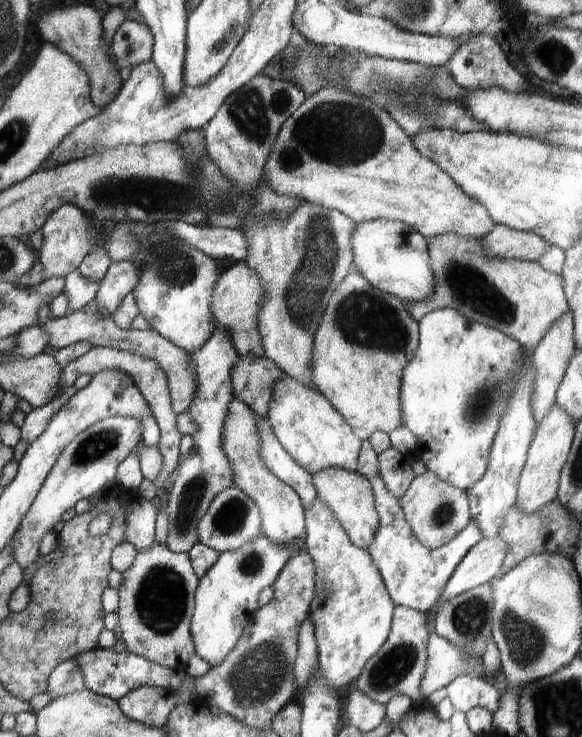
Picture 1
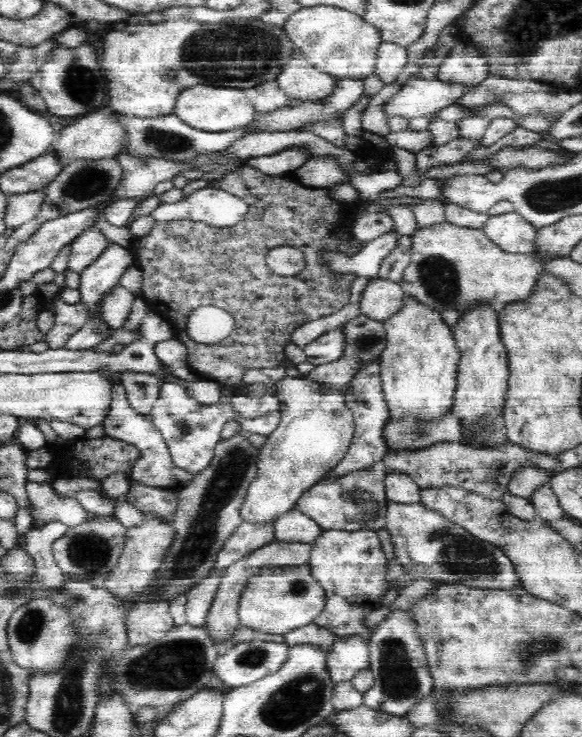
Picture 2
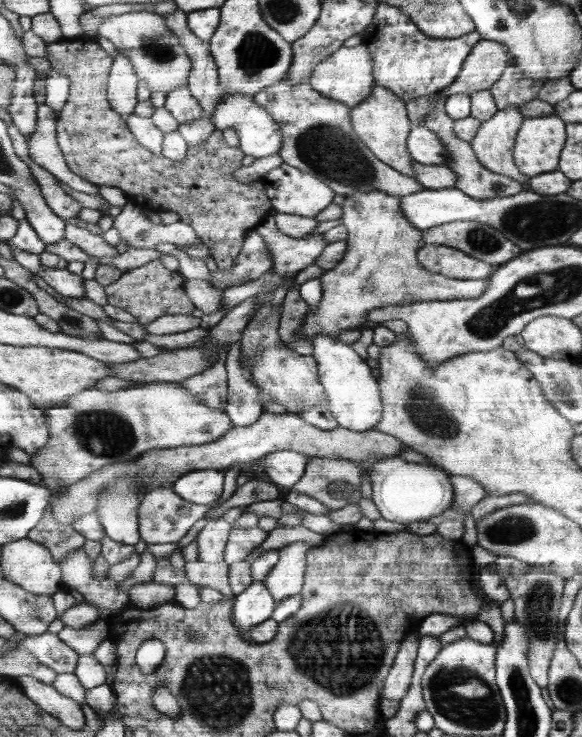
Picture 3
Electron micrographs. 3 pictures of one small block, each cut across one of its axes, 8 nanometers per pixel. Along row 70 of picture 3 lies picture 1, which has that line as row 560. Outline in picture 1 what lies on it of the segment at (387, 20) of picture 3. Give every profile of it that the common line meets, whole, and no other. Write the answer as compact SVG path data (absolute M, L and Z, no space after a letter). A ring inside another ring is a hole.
M362 440L362 452L359 454L357 472L366 475L374 488L375 504L379 512L379 531L375 542L372 542L367 551L378 565L379 574L387 586L387 591L390 592L391 599L394 600L395 606L414 608L422 613L430 610L439 602L447 582L451 580L463 558L483 540L483 531L480 530L478 523L471 520L466 528L456 534L456 537L452 538L447 545L436 549L424 547L411 530L399 500L387 490L386 484L380 477L379 456L375 454L368 440Z

